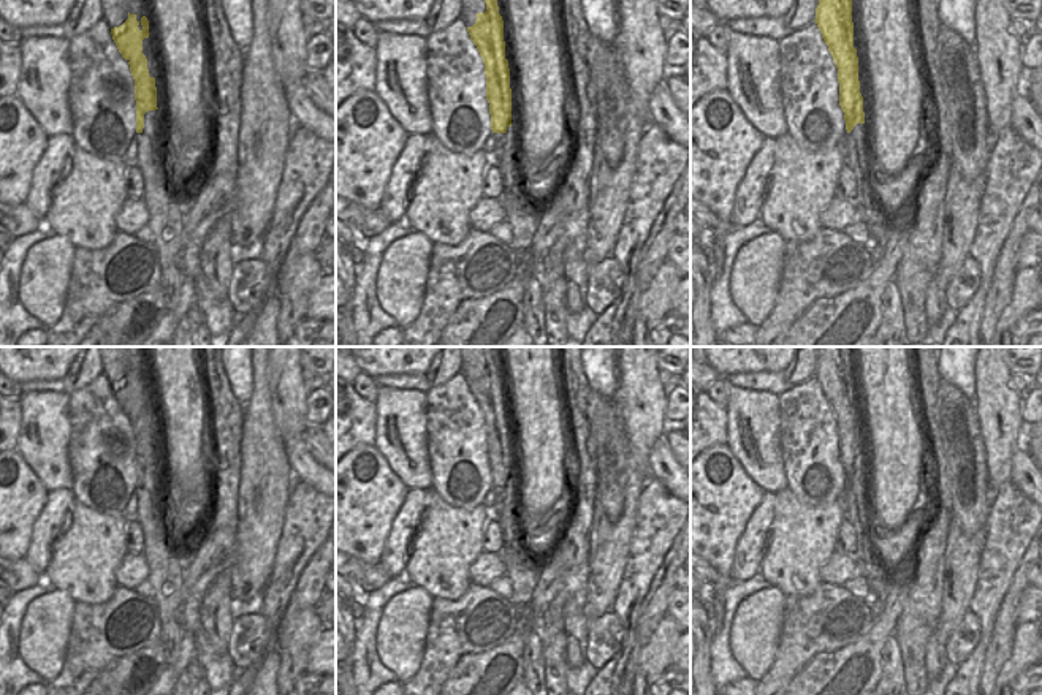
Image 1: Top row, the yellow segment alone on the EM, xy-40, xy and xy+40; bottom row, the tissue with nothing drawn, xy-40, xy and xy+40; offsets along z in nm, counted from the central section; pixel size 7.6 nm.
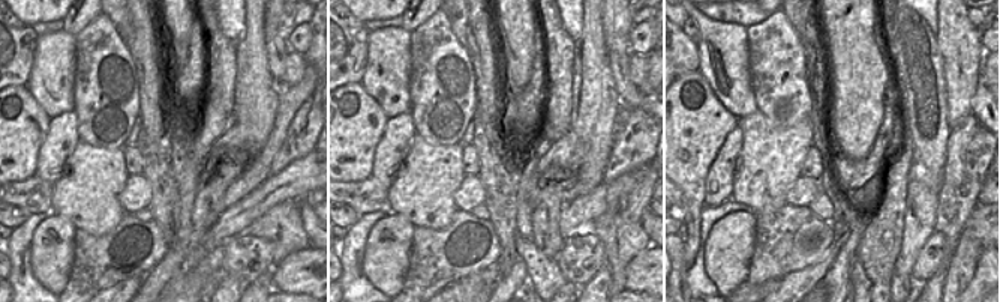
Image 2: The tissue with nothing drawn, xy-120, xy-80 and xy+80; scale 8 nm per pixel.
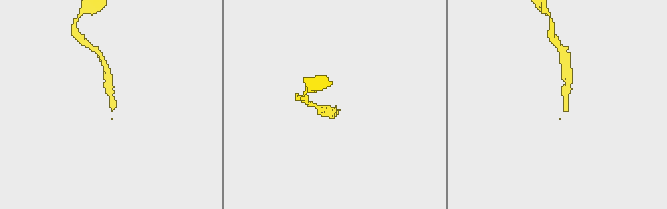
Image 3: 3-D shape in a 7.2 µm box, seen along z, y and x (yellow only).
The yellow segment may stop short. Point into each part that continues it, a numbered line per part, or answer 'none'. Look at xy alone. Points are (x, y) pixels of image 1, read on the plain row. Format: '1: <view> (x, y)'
1: xy (518, 567)

